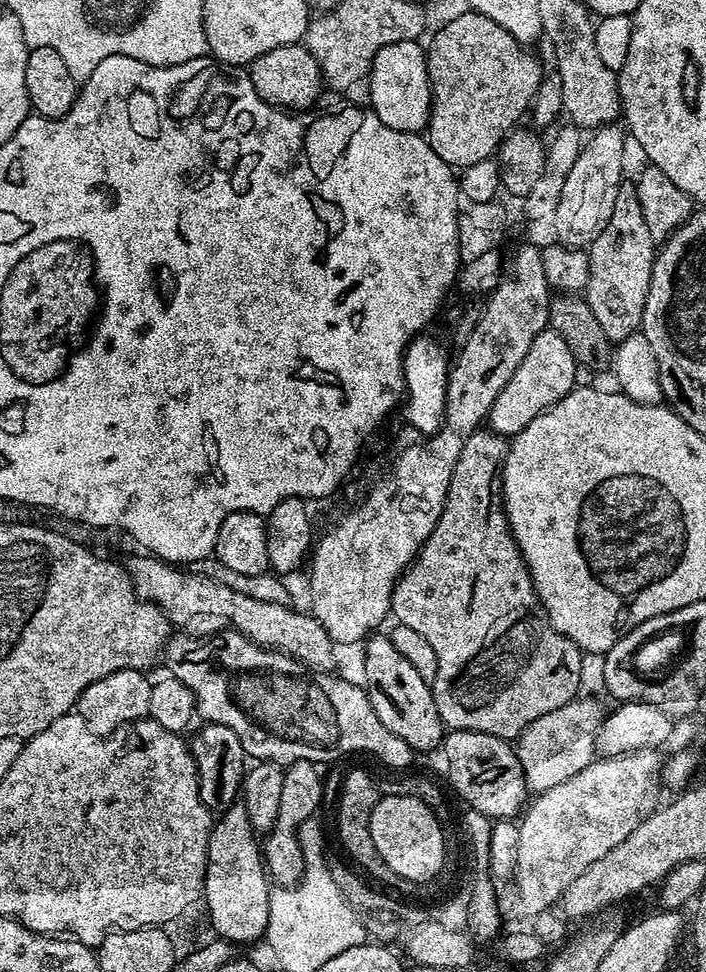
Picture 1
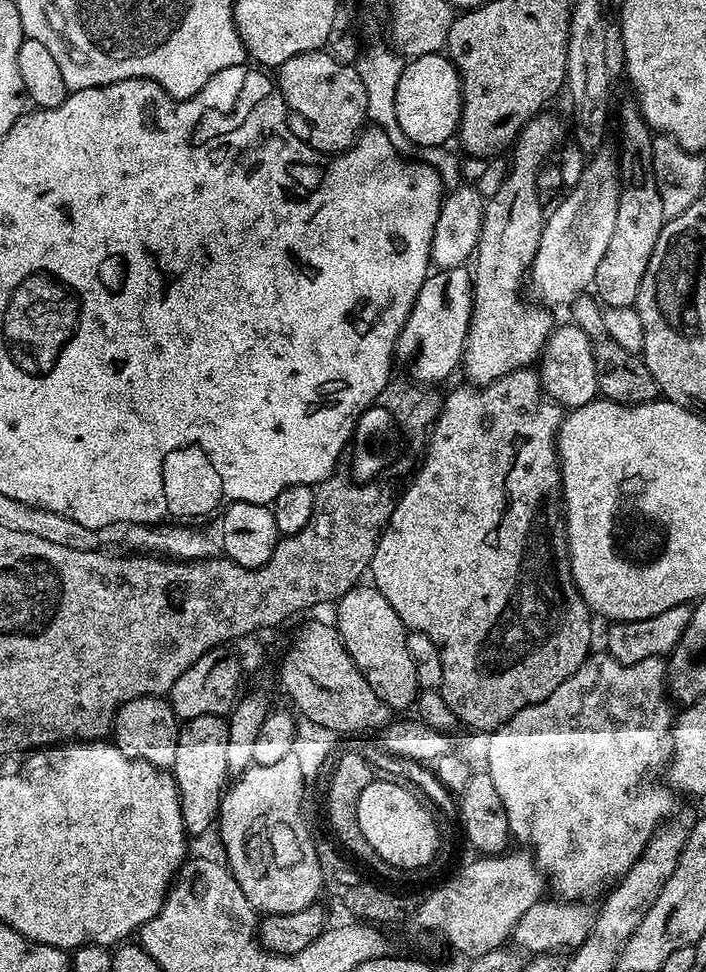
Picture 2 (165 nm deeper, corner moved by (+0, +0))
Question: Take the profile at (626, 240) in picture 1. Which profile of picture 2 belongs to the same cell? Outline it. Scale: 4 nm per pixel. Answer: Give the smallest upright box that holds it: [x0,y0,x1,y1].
[594,99,666,308]

